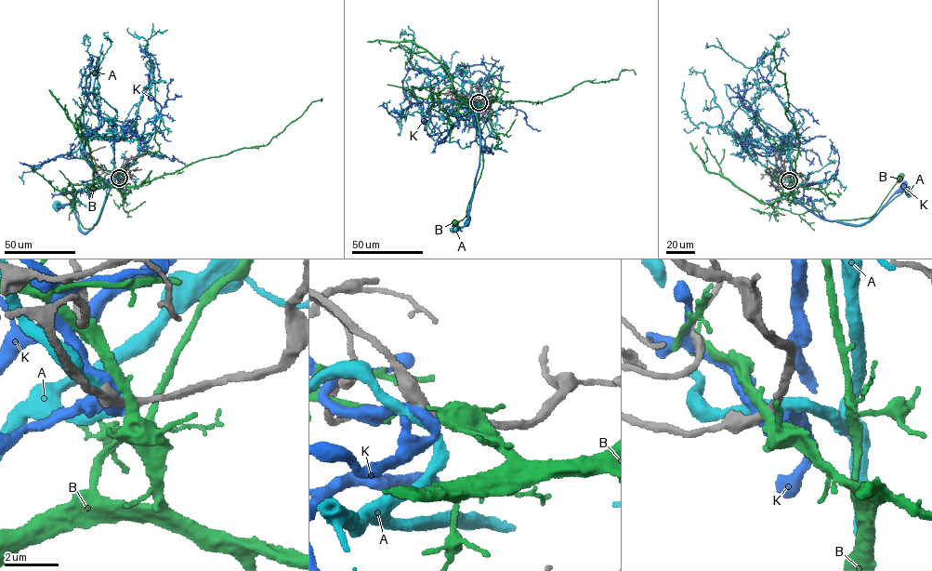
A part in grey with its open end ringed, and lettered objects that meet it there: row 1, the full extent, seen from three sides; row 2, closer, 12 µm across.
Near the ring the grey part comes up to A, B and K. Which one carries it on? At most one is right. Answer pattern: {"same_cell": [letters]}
{"same_cell": ["B"]}

